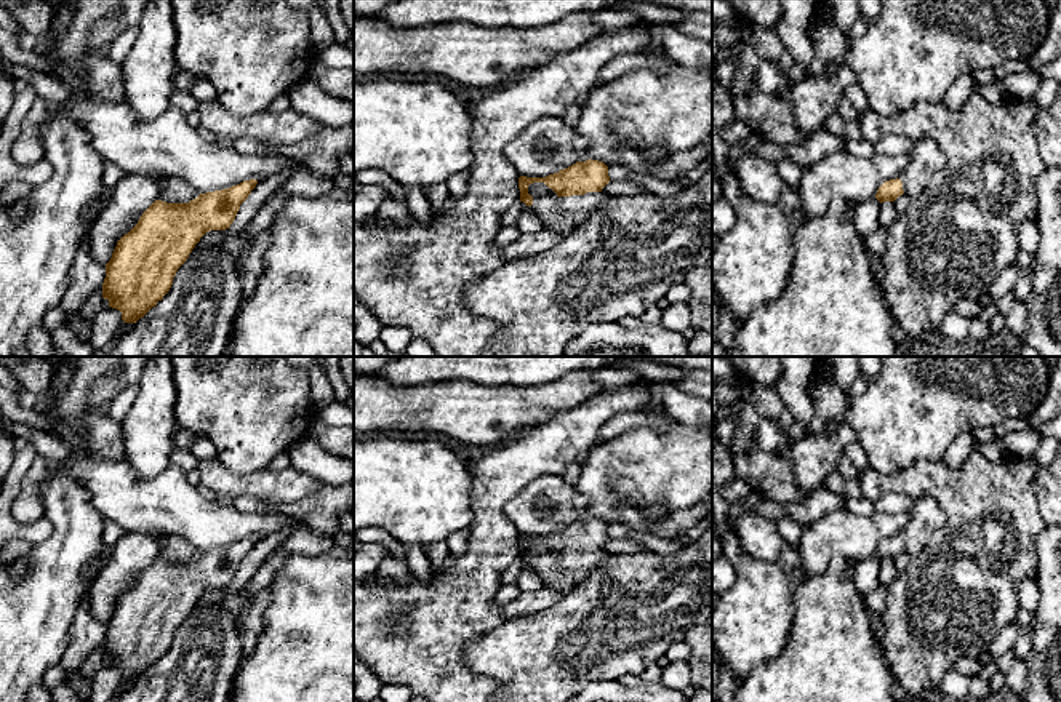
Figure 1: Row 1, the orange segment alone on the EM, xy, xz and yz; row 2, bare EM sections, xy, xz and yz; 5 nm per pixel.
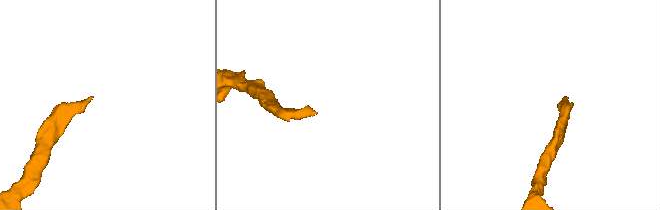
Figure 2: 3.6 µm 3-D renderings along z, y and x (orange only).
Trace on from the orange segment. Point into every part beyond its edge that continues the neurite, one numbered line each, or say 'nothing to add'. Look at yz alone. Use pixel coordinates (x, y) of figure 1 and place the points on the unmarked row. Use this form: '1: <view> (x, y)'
1: yz (925, 518)

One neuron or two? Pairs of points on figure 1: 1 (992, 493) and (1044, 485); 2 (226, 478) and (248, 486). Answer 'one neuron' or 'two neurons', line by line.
1: two neurons
2: one neuron

